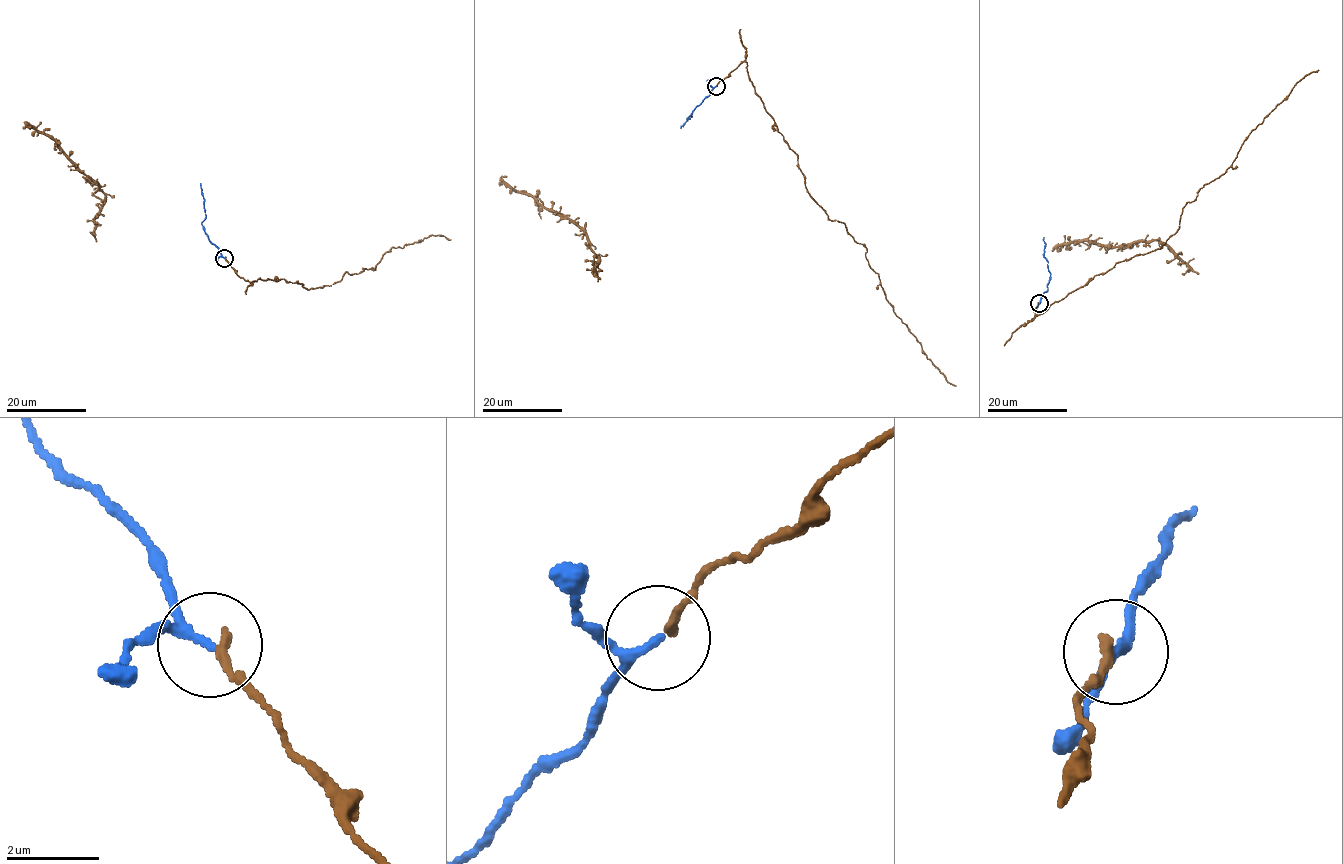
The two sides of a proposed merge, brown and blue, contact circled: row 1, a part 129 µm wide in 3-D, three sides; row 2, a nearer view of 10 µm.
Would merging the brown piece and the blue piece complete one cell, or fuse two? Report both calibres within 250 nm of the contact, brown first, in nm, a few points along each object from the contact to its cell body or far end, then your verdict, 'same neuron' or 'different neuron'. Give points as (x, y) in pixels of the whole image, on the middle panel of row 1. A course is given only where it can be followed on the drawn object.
180/150 nm | brown via (716, 86), (747, 63), (805, 187), (864, 244), (896, 315), (955, 386) | blue via (715, 86), (681, 128) | same neuron

